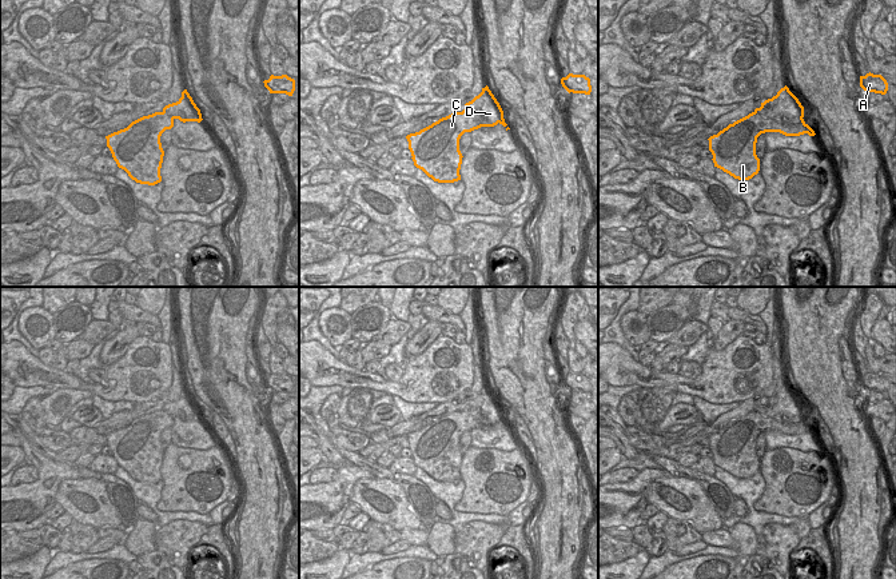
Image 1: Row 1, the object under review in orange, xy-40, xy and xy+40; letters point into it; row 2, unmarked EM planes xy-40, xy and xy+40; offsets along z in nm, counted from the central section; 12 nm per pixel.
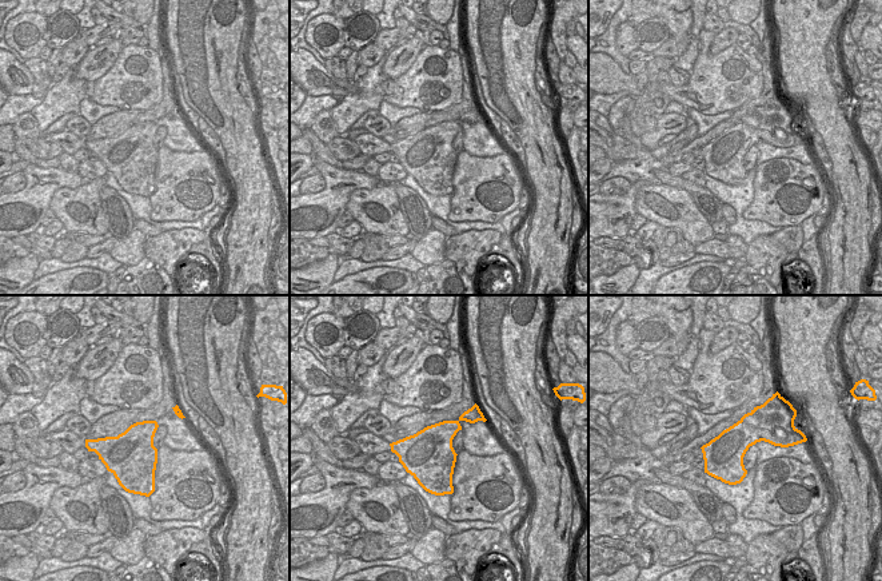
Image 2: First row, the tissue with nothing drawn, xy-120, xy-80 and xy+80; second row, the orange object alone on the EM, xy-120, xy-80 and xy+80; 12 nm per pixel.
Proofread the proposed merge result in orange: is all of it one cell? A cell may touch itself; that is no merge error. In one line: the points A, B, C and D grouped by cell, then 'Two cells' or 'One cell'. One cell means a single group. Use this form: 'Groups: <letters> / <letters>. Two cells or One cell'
Groups: A D / B C. Two cells.

